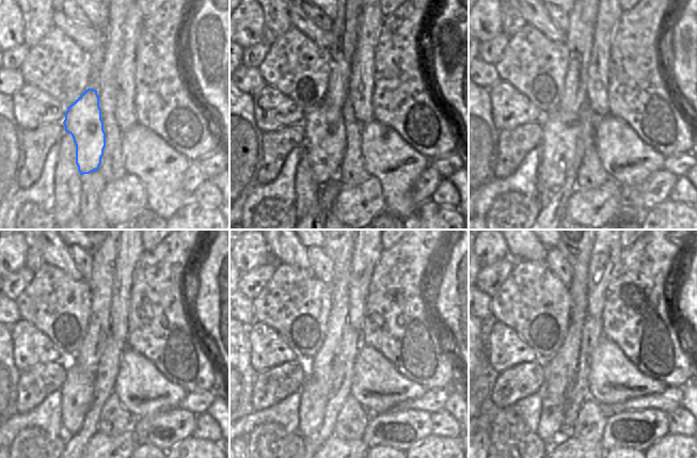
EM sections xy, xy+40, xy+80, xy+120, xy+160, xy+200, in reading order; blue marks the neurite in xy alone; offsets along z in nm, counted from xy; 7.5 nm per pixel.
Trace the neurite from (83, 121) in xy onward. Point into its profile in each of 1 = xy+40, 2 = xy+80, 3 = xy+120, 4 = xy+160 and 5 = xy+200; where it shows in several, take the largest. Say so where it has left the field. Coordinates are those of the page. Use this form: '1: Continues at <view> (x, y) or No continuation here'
1: Continues at xy+40 (325, 143)
2: Continues at xy+80 (558, 146)
3: Continues at xy+120 (77, 392)
4: Continues at xy+160 (313, 400)
5: Continues at xy+200 (551, 428)

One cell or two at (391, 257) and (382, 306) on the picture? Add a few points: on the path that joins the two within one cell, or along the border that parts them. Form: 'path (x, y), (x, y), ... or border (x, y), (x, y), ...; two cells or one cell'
path (391, 269), (391, 291), (389, 295); one cell

